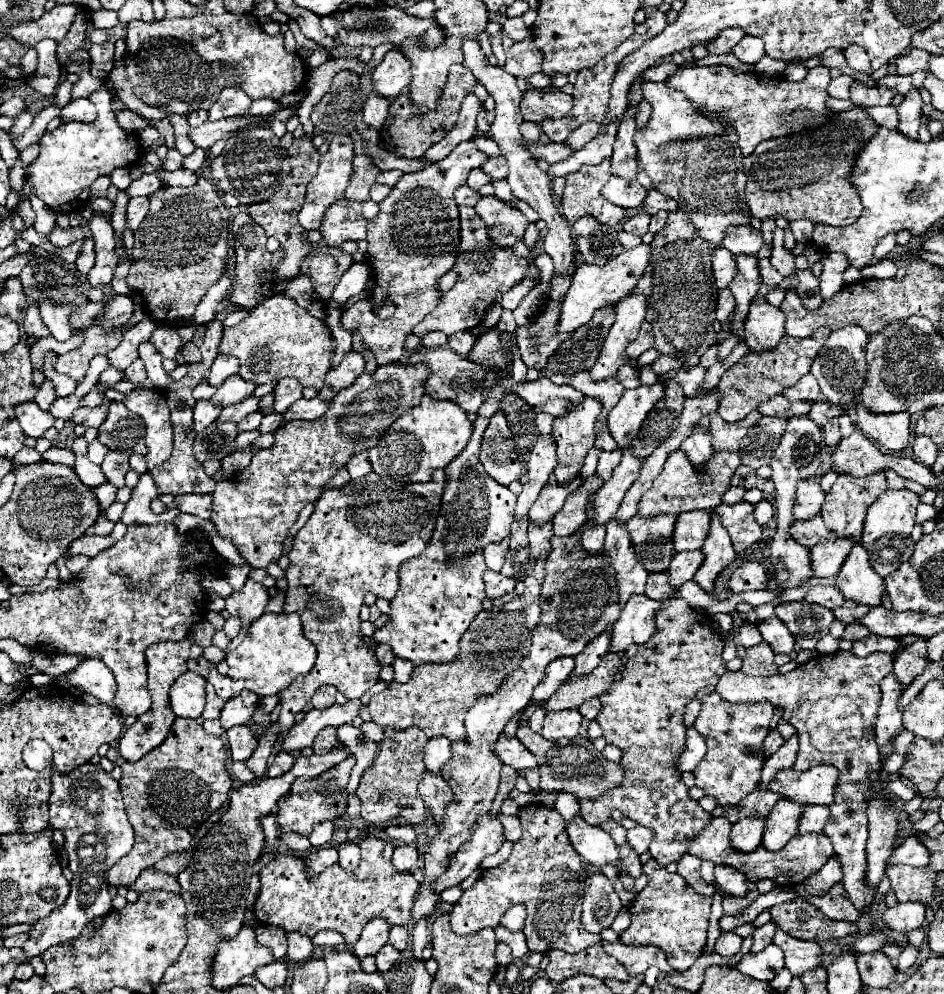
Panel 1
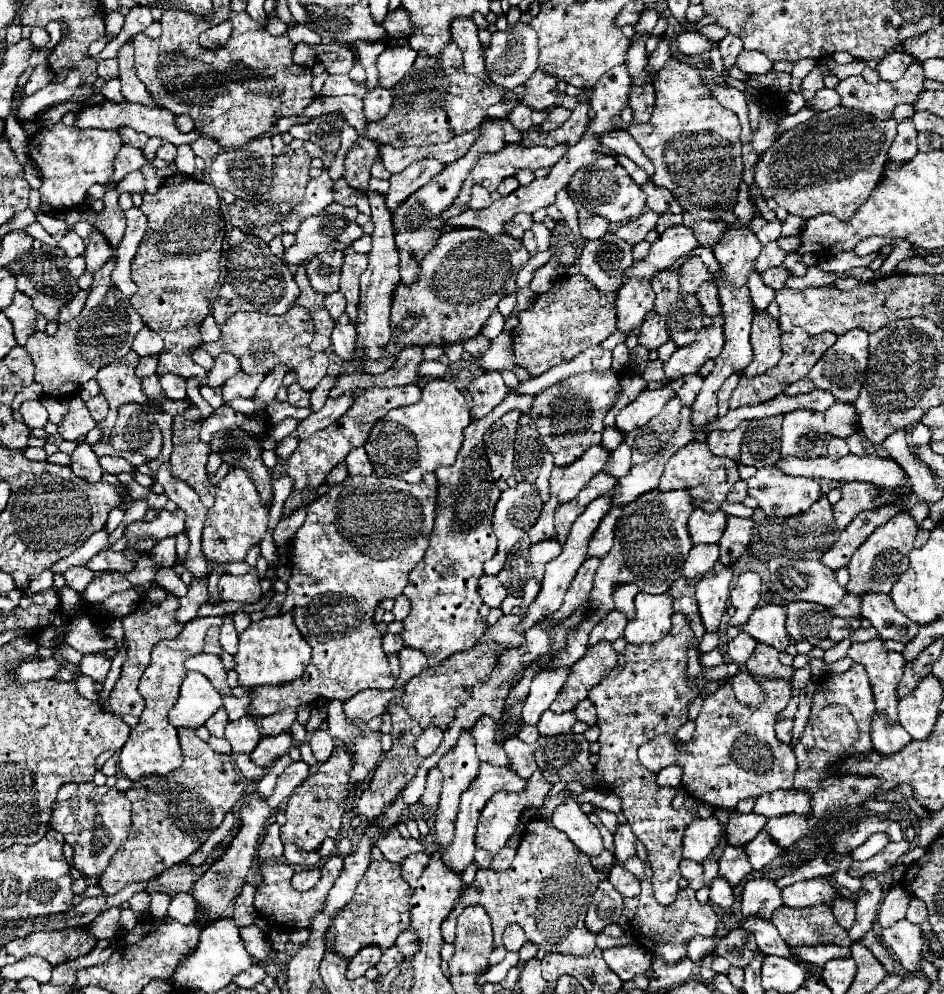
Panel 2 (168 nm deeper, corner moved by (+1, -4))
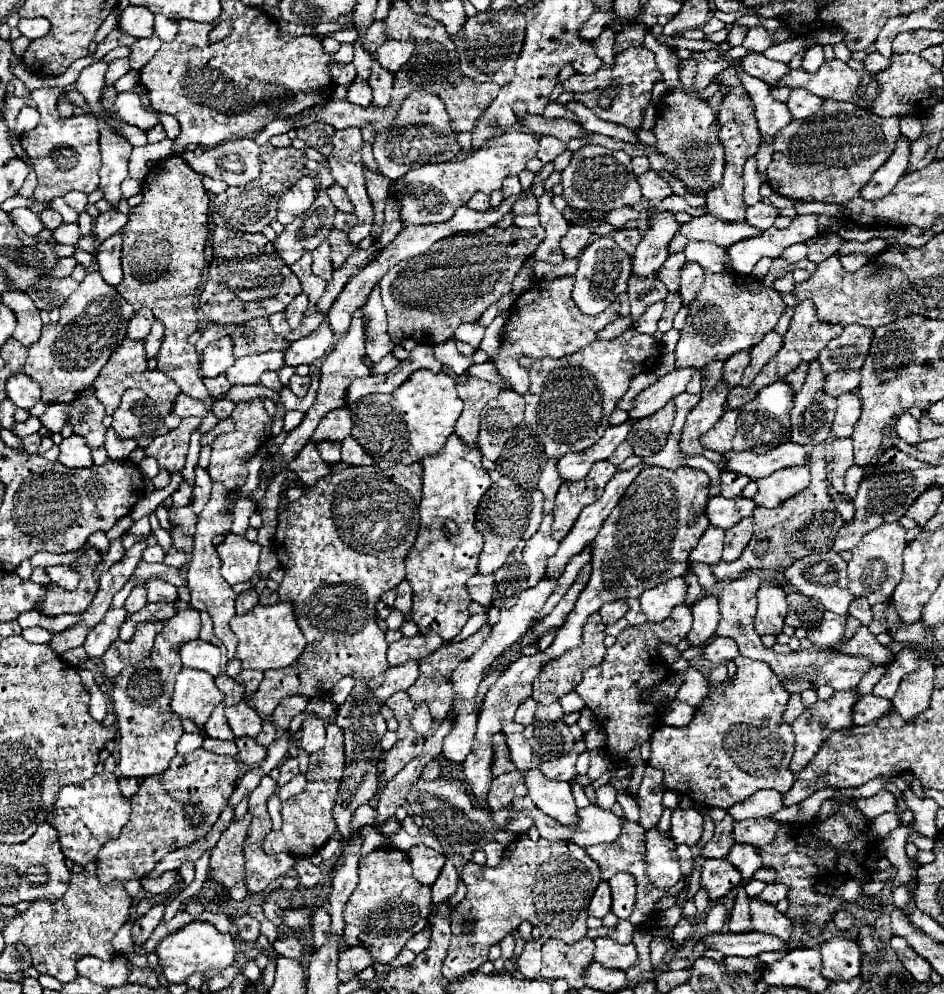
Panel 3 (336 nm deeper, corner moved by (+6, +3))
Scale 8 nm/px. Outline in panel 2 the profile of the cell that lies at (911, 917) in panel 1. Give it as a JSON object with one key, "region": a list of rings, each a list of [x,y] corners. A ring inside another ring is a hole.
{"region":[[[903,918],[889,928],[883,928],[881,938],[887,948],[899,958],[907,972],[919,970],[919,958],[923,948],[923,930],[919,924],[911,924]]]}

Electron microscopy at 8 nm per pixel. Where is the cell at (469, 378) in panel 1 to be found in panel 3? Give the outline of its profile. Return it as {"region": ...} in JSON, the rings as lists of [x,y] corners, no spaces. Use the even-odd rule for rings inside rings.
{"region":[[[378,285],[372,289],[372,293],[364,305],[364,314],[366,353],[374,363],[378,363],[382,357],[390,354],[392,347],[395,347],[394,341],[388,333],[386,313],[382,307]]]}

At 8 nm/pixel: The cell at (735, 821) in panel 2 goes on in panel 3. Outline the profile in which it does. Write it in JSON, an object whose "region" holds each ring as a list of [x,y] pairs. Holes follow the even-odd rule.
{"region":[[[726,815],[724,821],[716,825],[716,831],[714,831],[712,839],[704,845],[704,857],[706,859],[722,859],[730,851],[730,847],[734,845],[732,823],[734,823],[734,819],[730,815]]]}

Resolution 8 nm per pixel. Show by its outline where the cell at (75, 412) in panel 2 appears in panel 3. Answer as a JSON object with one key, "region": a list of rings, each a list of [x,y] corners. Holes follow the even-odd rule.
{"region":[[[50,405],[48,409],[46,409],[46,413],[44,415],[40,415],[40,421],[42,421],[42,425],[48,429],[48,431],[52,431],[52,433],[56,433],[56,431],[60,431],[64,425],[66,425],[66,409],[68,405]]]}

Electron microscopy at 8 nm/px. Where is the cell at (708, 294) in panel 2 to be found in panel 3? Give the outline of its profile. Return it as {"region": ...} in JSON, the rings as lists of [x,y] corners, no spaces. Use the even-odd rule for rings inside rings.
{"region":[[[686,261],[680,273],[680,291],[684,297],[684,305],[694,301],[698,289],[702,287],[702,281],[704,281],[704,269],[698,263]]]}

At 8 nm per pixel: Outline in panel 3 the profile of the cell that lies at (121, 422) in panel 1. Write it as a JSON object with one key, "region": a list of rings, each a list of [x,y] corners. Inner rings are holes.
{"region":[[[128,389],[122,395],[122,403],[112,417],[114,431],[120,437],[136,439],[140,447],[148,447],[154,437],[170,431],[156,411],[154,401],[138,389]]]}

